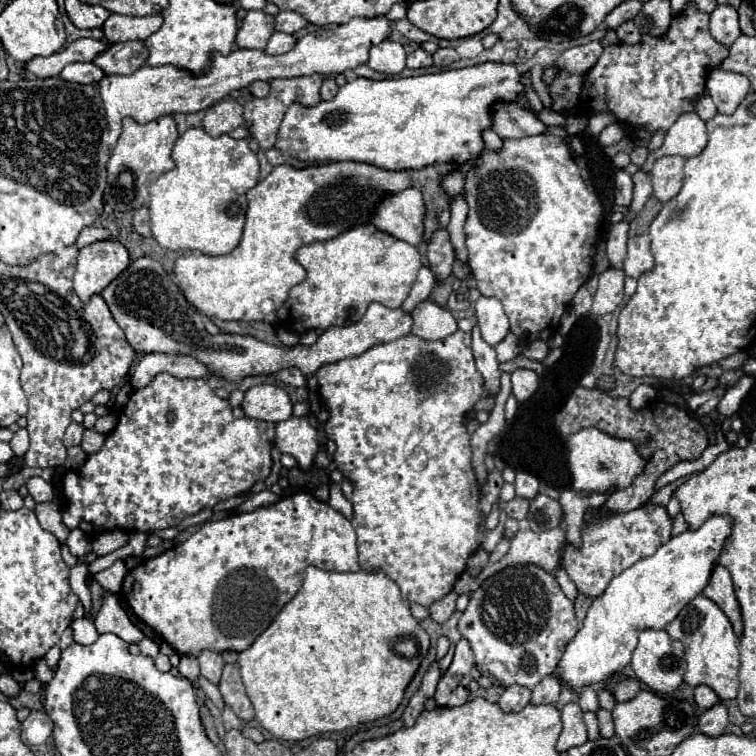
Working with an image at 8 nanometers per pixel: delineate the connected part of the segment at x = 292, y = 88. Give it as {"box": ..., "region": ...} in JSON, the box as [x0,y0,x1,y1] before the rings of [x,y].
{"box":[244,75,326,151],"region":[[[308,75],[308,77],[292,77],[292,79],[272,79],[270,81],[270,93],[264,99],[250,99],[244,105],[244,121],[250,123],[248,135],[252,139],[258,141],[262,151],[268,151],[274,147],[276,135],[278,135],[278,127],[284,119],[284,113],[288,111],[288,107],[292,103],[300,103],[302,107],[314,107],[320,103],[320,87],[322,81],[326,77],[324,75]]]}

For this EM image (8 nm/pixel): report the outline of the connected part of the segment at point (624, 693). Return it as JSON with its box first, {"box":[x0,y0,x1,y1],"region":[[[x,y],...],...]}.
{"box":[614,679,640,701],"region":[[[624,679],[616,685],[614,689],[614,699],[616,701],[628,701],[640,691],[640,683],[636,679]]]}

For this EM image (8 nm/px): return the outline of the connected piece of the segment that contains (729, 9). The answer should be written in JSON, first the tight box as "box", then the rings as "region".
{"box":[710,5,740,45],"region":[[[718,5],[710,13],[710,33],[716,41],[732,45],[740,37],[738,11],[732,5]]]}

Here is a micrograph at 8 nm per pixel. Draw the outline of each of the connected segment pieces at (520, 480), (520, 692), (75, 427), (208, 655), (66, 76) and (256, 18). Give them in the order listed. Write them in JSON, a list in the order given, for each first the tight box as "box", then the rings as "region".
[{"box":[514,471,540,499],"region":[[[518,471],[514,487],[516,487],[516,495],[524,497],[524,499],[534,499],[540,493],[538,479],[528,471]]]},{"box":[498,685,530,713],"region":[[[510,685],[504,689],[498,705],[502,711],[506,713],[514,713],[514,711],[522,711],[528,703],[530,703],[530,689],[522,687],[522,685]]]},{"box":[64,421,84,449],"region":[[[72,421],[72,423],[68,425],[68,429],[66,429],[66,435],[64,435],[64,445],[66,445],[68,449],[70,449],[70,447],[80,445],[80,441],[82,441],[82,433],[84,433],[84,427]]]},{"box":[198,651,224,685],"region":[[[204,651],[200,653],[198,657],[198,663],[200,663],[200,671],[202,671],[202,677],[206,677],[210,683],[218,685],[220,683],[220,675],[222,675],[222,669],[224,669],[224,659],[220,653],[212,653],[212,651]]]},{"box":[62,63,104,83],"region":[[[70,63],[62,69],[62,79],[74,83],[98,83],[104,79],[104,71],[94,63]]]},{"box":[236,11,274,49],"region":[[[248,11],[242,27],[236,33],[238,49],[264,49],[268,37],[274,33],[274,17],[264,11]]]}]

